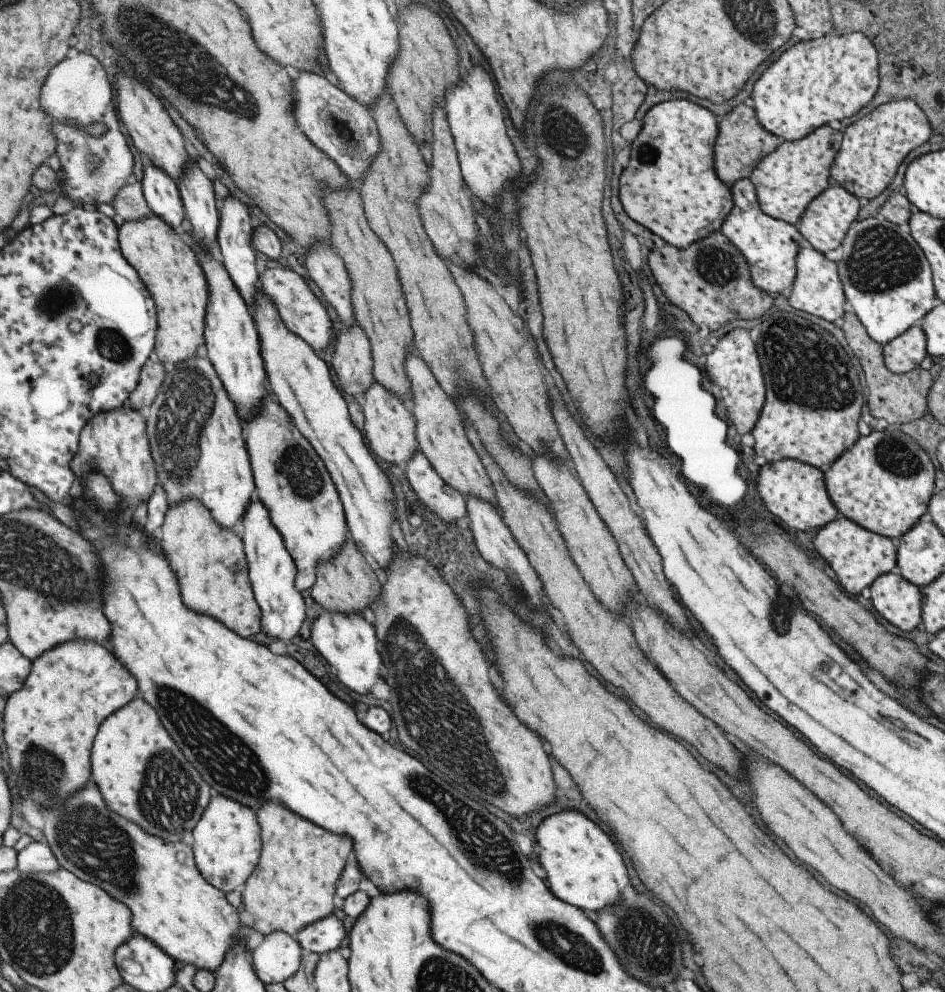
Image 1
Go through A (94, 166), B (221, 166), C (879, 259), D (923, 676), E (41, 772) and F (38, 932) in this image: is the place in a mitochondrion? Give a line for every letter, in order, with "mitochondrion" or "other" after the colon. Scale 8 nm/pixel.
A: mitochondrion
B: other
C: mitochondrion
D: other
E: mitochondrion
F: mitochondrion

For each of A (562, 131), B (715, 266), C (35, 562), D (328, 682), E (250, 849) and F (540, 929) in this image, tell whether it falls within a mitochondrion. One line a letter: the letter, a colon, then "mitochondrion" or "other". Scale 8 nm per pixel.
A: mitochondrion
B: mitochondrion
C: mitochondrion
D: other
E: other
F: mitochondrion

